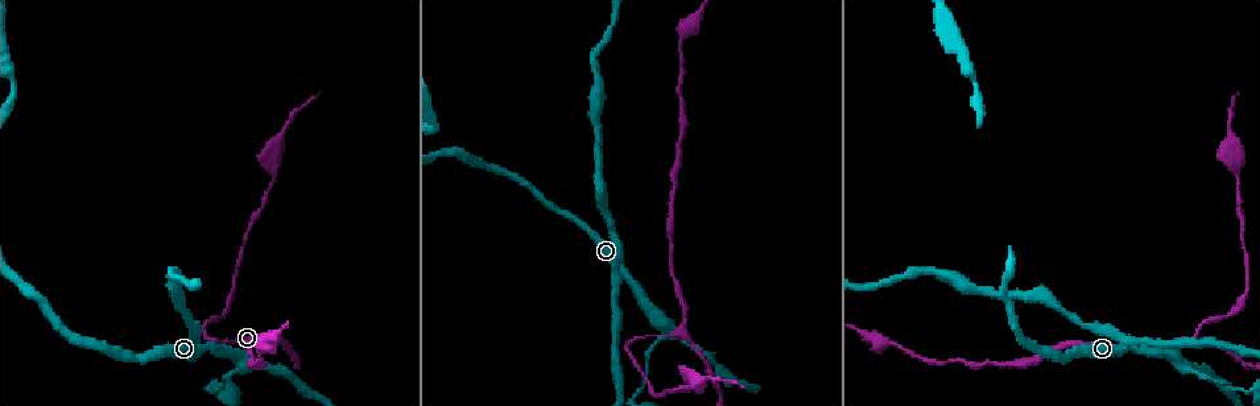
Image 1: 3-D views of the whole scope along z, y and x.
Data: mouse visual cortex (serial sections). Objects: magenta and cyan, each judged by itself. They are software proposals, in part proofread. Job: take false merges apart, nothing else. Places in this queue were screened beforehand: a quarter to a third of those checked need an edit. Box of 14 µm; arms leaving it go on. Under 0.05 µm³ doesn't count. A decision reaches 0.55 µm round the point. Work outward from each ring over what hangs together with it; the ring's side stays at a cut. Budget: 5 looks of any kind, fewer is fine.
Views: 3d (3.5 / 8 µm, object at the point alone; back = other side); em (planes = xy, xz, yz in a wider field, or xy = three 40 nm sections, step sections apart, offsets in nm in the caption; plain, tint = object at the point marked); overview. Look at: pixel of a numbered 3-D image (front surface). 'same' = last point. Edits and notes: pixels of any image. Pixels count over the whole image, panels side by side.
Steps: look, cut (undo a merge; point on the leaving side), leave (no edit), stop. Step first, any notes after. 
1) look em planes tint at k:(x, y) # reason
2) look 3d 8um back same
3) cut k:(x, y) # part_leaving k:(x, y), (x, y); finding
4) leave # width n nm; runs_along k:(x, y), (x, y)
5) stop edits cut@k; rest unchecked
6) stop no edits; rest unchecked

look 3d 3.5um at 1:(204, 337) # abrupt turn

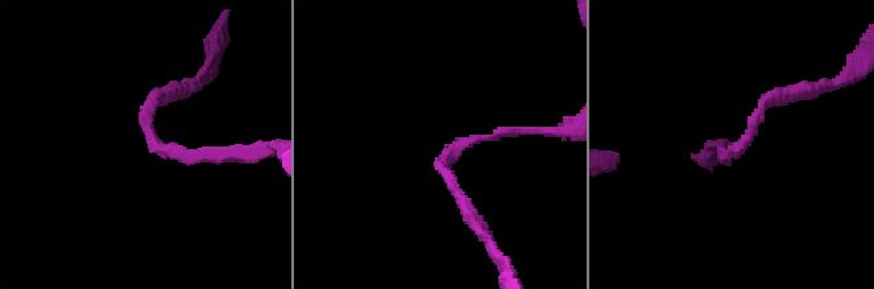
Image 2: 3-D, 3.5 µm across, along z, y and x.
look em planes tint at 2:(446, 157)

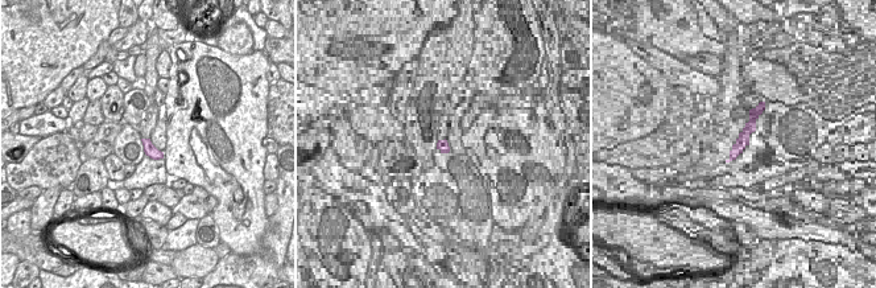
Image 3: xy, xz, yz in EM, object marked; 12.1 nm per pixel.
leave # arm_widths 100, 150 nm; runs_along 2:(527, 132), (471, 139), (443, 159), (467, 206); continuous, no second cell

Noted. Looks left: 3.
look 3d 3.5um back at 1:(1129, 347) # a narrow waist

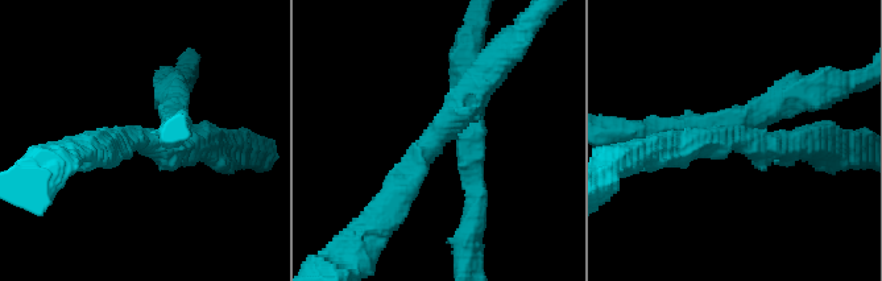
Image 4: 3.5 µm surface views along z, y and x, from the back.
look em xy step 2 tint at 4:(152, 141) # arms 4; arm_widths 250, 300, 300, 400 nm; need the tissue

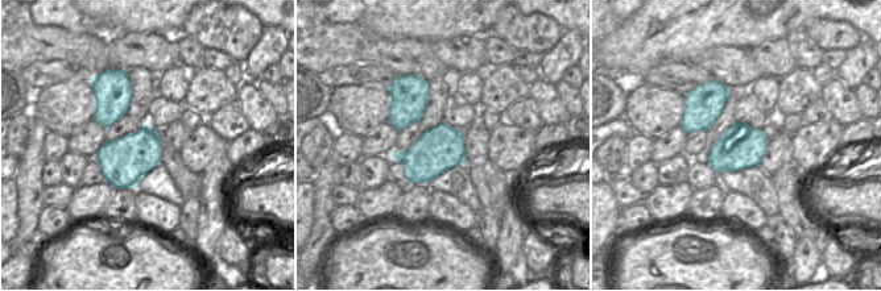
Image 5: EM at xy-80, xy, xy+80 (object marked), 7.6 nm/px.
cut 4:(464, 63) # part_leaving 4:(734, 123), (796, 90), (843, 86); two cells meet here

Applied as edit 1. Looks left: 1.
stop edits cut@4; rest unchecked

